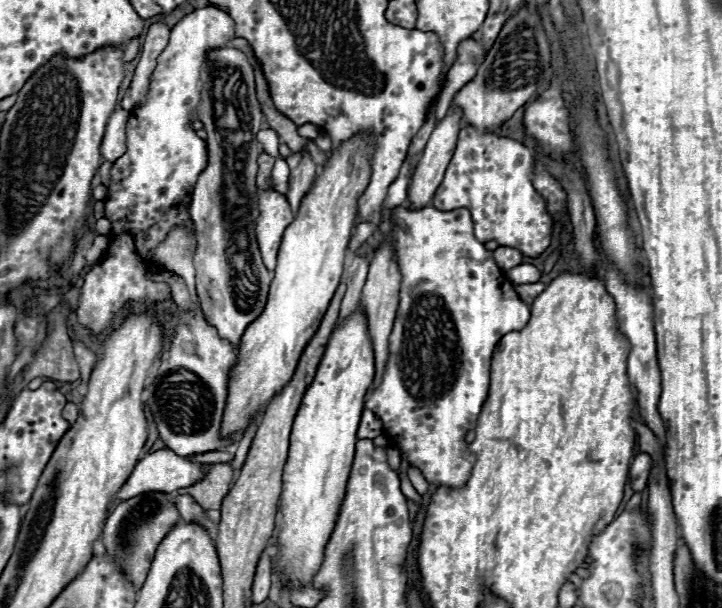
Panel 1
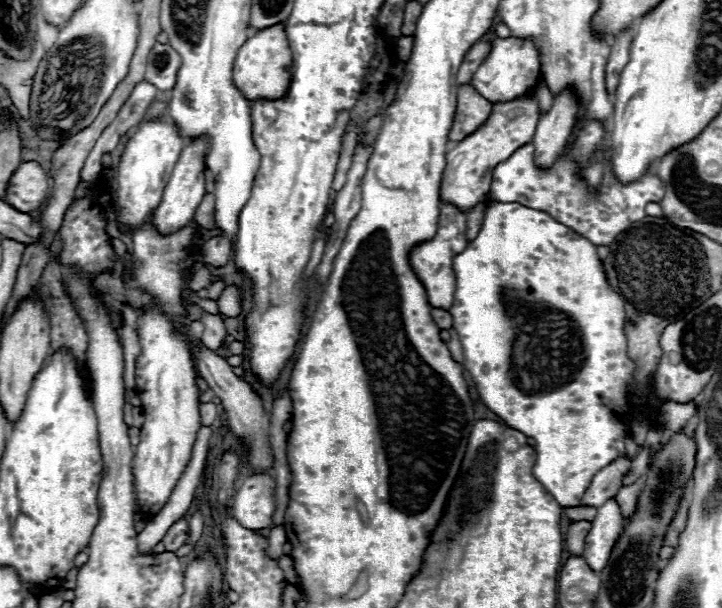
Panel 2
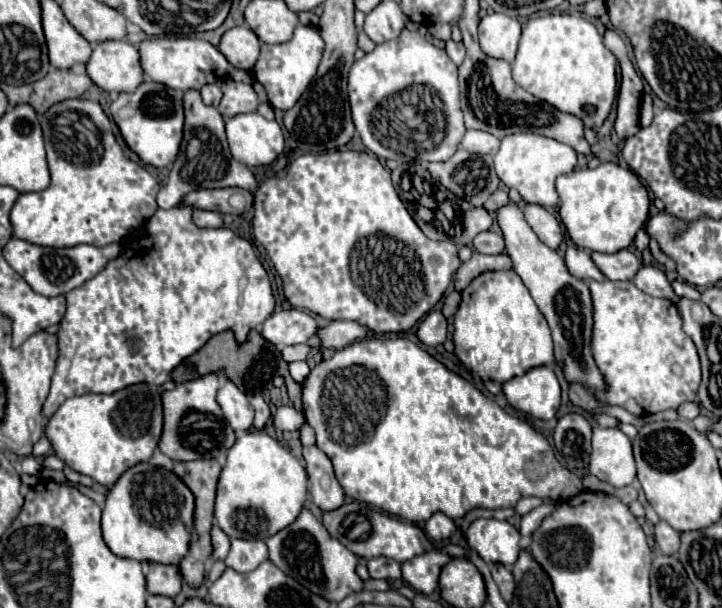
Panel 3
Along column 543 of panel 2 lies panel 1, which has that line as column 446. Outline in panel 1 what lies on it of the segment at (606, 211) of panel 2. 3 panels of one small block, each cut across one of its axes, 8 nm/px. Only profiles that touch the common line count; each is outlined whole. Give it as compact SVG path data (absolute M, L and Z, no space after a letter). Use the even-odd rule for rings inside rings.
M462 128L456 152L434 194L434 206L438 210L468 208L480 242L496 240L500 246L512 246L536 258L550 244L552 216L546 212L544 198L534 190L530 172L532 150L524 144L496 134L478 134L474 128Z

